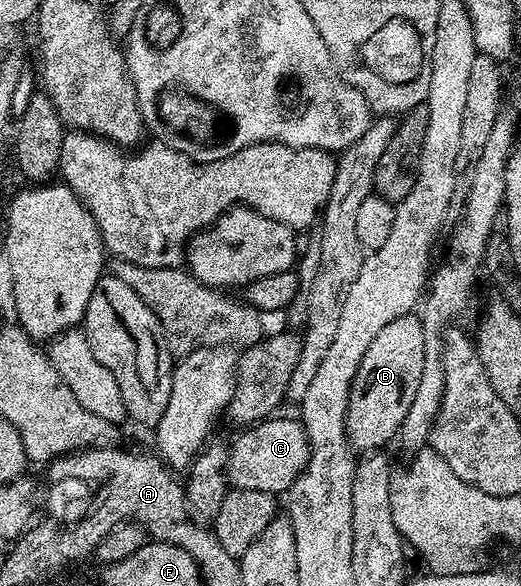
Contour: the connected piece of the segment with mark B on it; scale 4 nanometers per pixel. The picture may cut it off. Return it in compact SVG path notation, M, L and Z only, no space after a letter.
M415 314L393 318L393 322L387 323L377 338L373 338L369 350L365 350L365 358L361 358L349 390L347 439L356 453L378 453L398 437L401 422L405 422L405 414L409 414L409 406L413 406L417 386L421 386L421 370L425 370L422 319Z

